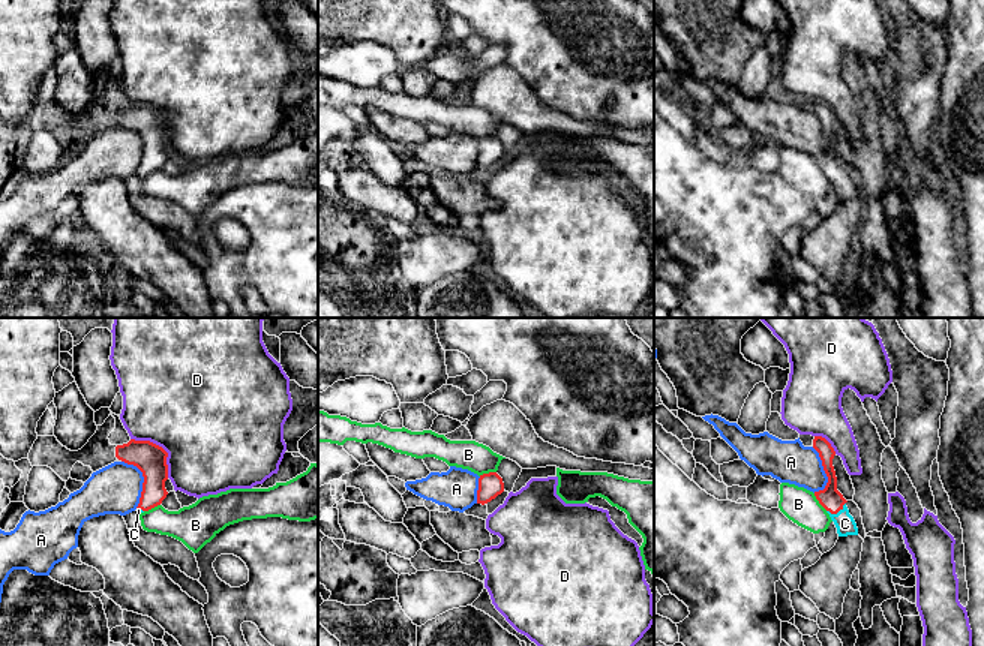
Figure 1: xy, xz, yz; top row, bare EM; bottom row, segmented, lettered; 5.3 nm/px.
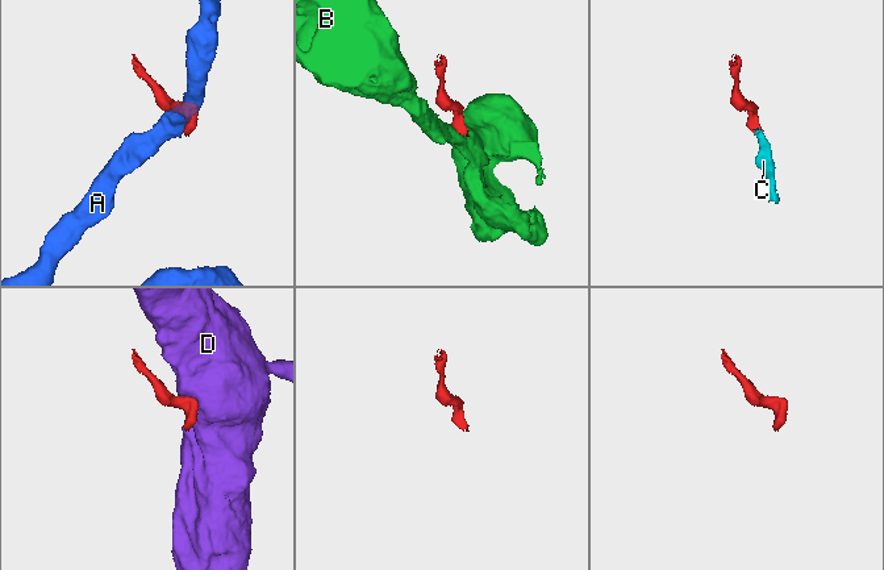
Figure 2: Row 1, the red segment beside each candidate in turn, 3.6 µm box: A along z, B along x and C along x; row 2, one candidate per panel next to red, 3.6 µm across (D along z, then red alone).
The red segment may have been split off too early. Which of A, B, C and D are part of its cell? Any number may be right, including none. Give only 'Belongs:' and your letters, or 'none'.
Belongs: C

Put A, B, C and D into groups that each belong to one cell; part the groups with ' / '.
A / B / C / D

